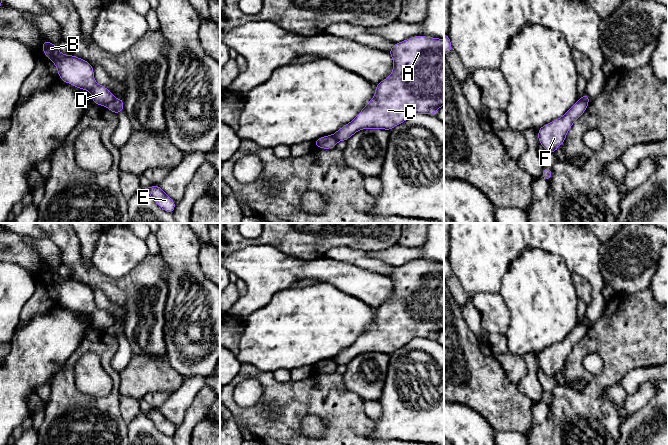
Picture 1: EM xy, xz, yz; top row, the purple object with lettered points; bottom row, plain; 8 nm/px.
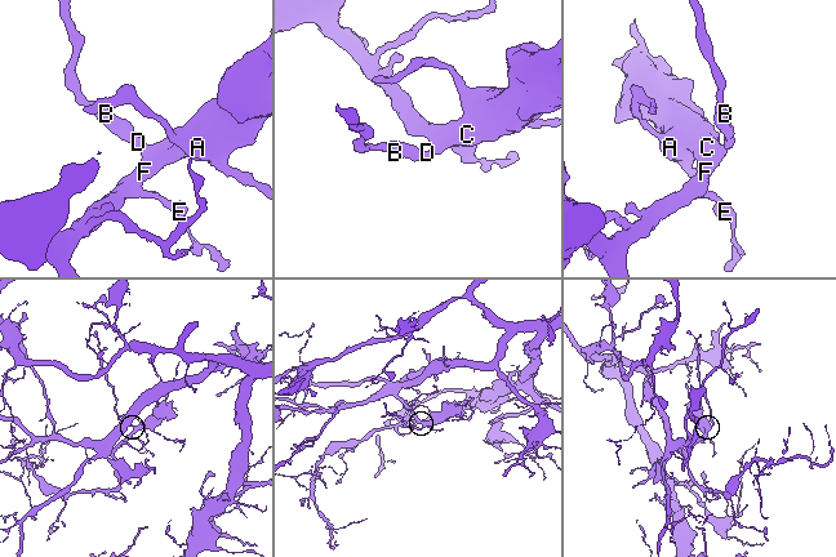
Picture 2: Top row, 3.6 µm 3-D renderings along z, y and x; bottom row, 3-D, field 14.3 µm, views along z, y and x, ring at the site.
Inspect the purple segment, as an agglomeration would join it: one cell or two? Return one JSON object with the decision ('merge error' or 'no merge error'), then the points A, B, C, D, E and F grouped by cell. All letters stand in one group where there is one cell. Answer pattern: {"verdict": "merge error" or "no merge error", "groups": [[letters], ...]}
{"verdict": "merge error", "groups": [["A", "C", "E", "F"], ["B", "D"]]}

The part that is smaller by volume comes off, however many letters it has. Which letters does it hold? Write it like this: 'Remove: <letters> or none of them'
Remove: B, D

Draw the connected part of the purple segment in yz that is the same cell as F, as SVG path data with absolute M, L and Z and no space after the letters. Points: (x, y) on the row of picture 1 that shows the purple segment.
M579 98L562 117L540 127L538 129L538 141L543 148L555 154L557 148L565 141L575 120L587 110L587 107L588 104Z

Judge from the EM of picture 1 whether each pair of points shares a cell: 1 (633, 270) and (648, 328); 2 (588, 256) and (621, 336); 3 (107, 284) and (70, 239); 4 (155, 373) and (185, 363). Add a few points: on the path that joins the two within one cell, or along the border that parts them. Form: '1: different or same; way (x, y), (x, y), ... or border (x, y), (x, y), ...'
1: different; border (648, 287), (636, 292), (615, 293)
2: different; border (606, 301), (602, 314), (595, 322)
3: same; way (94, 279), (71, 257), (71, 252)
4: different; border (166, 352), (169, 364), (185, 380)

